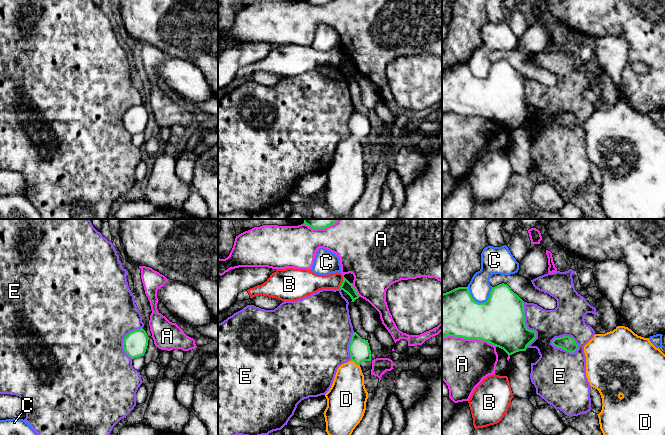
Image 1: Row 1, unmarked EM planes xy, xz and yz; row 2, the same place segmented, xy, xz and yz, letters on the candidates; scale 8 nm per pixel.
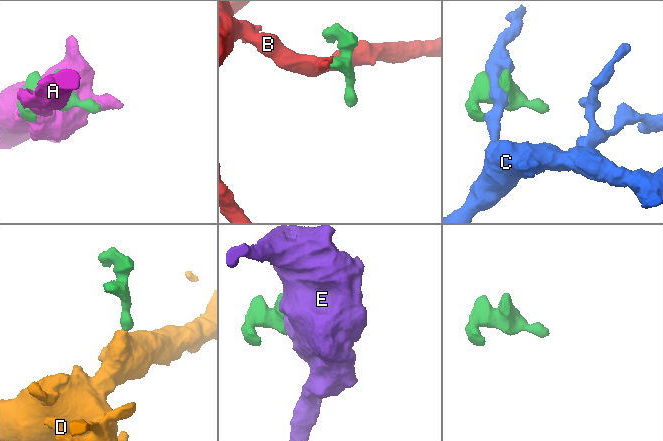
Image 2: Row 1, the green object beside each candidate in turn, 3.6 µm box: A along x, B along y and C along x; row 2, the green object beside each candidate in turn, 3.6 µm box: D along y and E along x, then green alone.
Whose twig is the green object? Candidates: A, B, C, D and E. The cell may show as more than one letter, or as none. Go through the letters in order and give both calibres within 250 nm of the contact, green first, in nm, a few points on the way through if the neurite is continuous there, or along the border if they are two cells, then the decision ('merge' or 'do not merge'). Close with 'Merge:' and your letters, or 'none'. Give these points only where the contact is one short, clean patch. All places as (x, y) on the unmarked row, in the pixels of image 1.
A: calibres 360 and 400 nm; do not merge
B: calibres 90 and 160 nm; do not merge
C: calibres 400 and 170 nm; do not merge
D: calibres 170 and 280 nm; way xz (359, 124), (359, 130), (355, 138), (349, 151), (348, 168); merge
E: calibres 120 and 420 nm; do not merge
Merge: D

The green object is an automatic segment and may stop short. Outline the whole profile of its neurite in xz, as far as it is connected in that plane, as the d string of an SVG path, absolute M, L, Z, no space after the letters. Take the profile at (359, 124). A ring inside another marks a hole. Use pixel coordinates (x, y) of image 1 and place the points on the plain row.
M356 108L353 109L349 121L351 136L337 145L333 160L325 170L327 183L324 187L327 210L339 219L348 219L355 203L362 196L368 175L368 168L364 161L364 151L360 140L371 137L371 126L368 116L362 115Z

